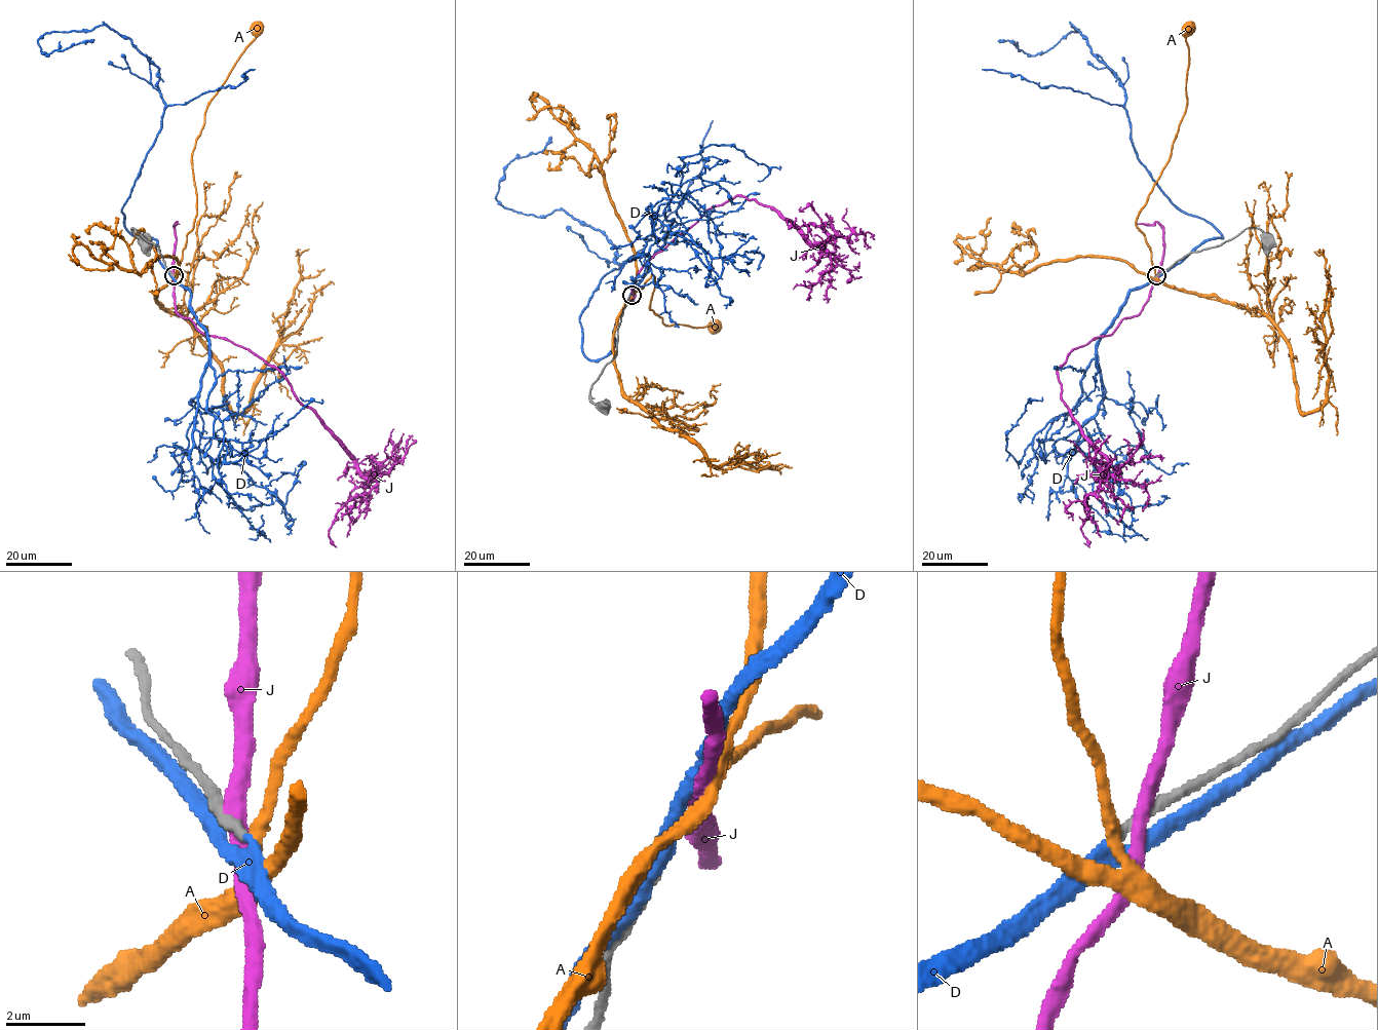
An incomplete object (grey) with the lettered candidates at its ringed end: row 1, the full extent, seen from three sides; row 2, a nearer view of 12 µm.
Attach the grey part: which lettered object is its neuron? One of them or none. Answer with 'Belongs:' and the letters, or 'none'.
Belongs: D

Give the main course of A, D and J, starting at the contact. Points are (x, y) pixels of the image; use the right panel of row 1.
A: (1156, 275), (1151, 250), (1136, 219), (1170, 157), (1187, 103), (1188, 29)
D: (1156, 275), (1222, 235), (1181, 212), (1138, 157), (1121, 83), (1071, 25), (1078, 31), (1036, 54), (998, 40)
J: (1157, 274), (1138, 314), (1074, 348), (1057, 370), (1061, 399), (1107, 460), (1085, 498), (1089, 547)

